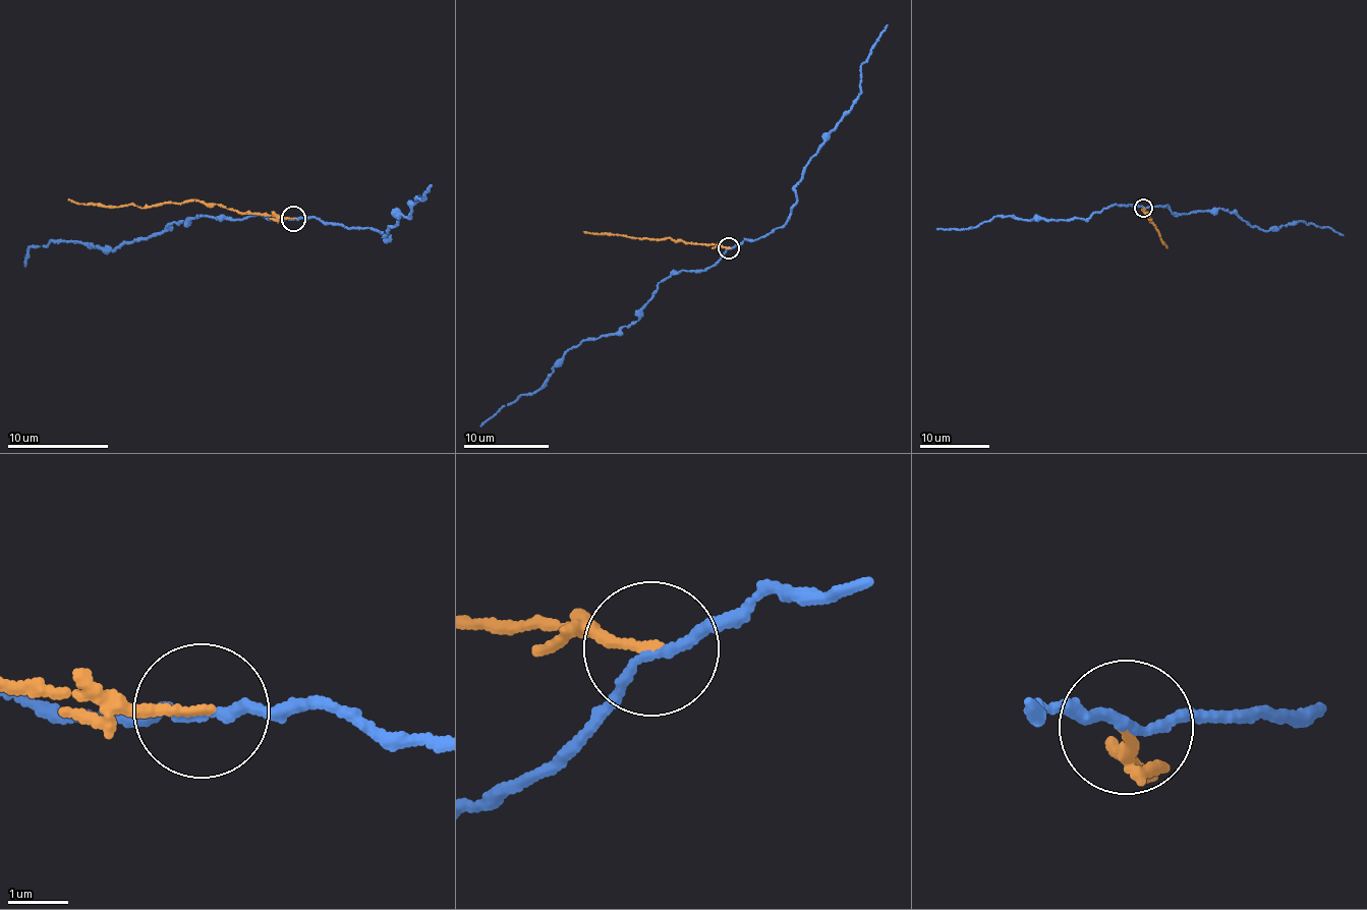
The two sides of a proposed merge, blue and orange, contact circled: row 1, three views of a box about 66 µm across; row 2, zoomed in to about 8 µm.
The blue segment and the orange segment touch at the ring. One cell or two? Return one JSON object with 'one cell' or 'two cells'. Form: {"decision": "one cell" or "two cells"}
{"decision": "two cells"}

